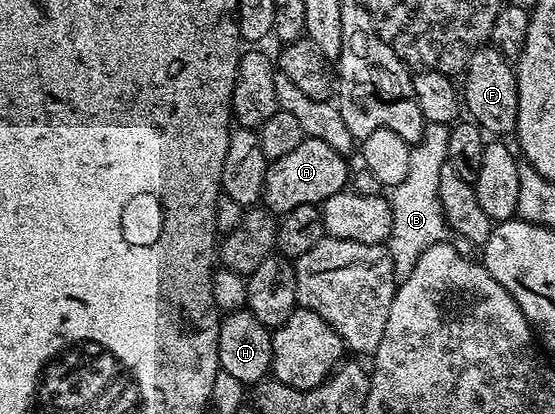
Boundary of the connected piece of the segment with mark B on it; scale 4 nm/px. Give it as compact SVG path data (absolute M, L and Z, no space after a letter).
M427 123L419 142L409 149L402 180L389 193L391 230L386 247L391 255L397 283L410 276L418 258L430 246L443 243L447 239L448 227L441 212L441 200L437 196L442 166L447 163L448 144L449 125Z

